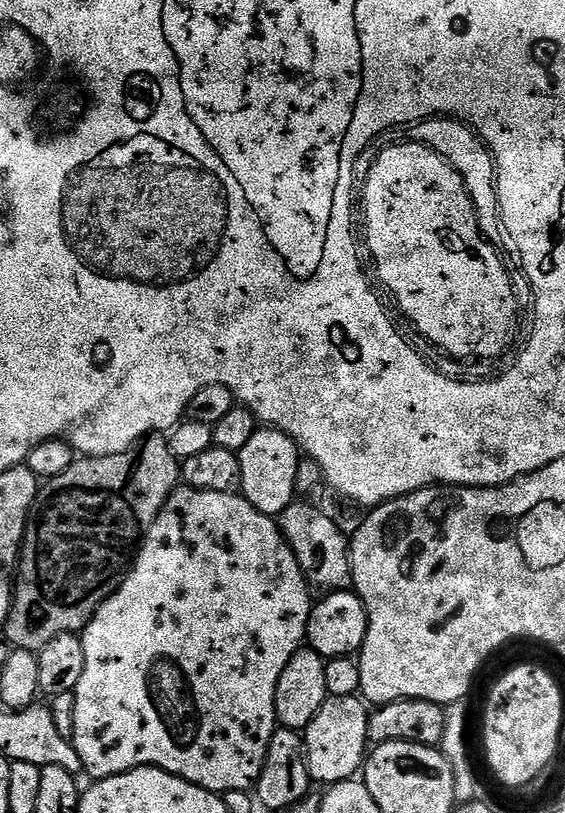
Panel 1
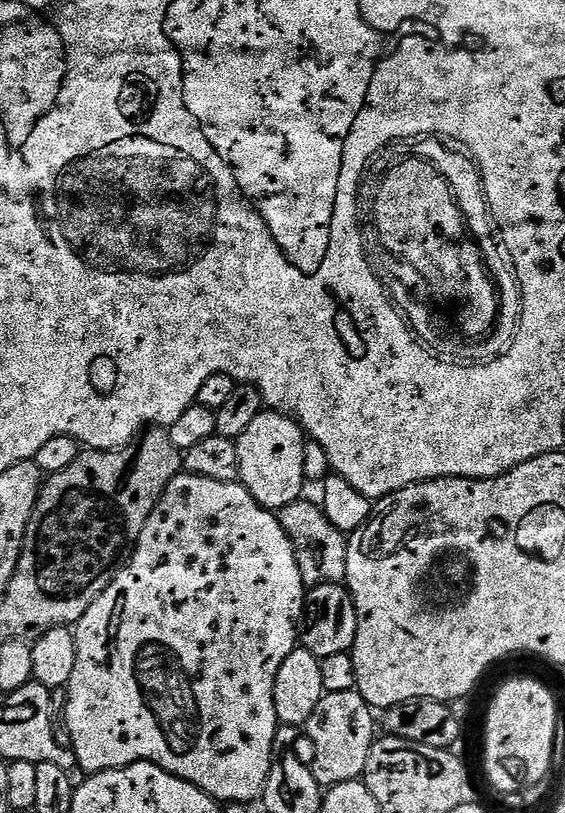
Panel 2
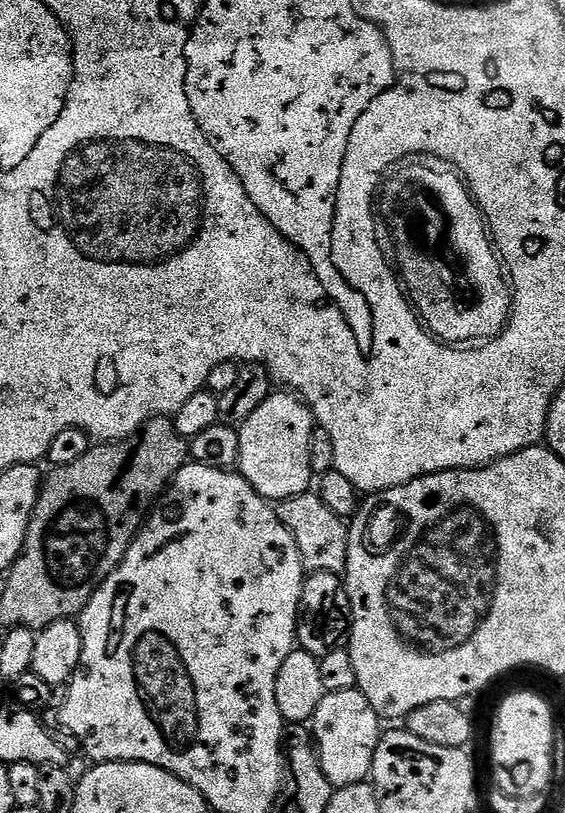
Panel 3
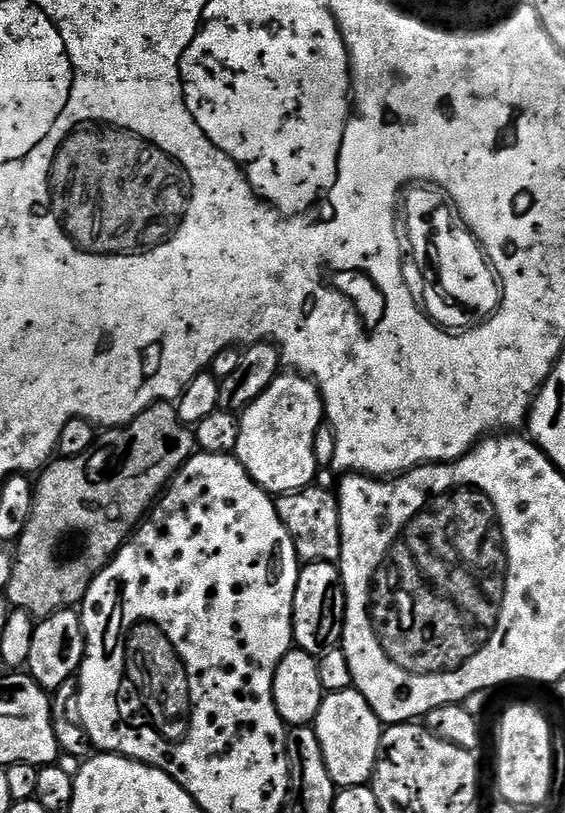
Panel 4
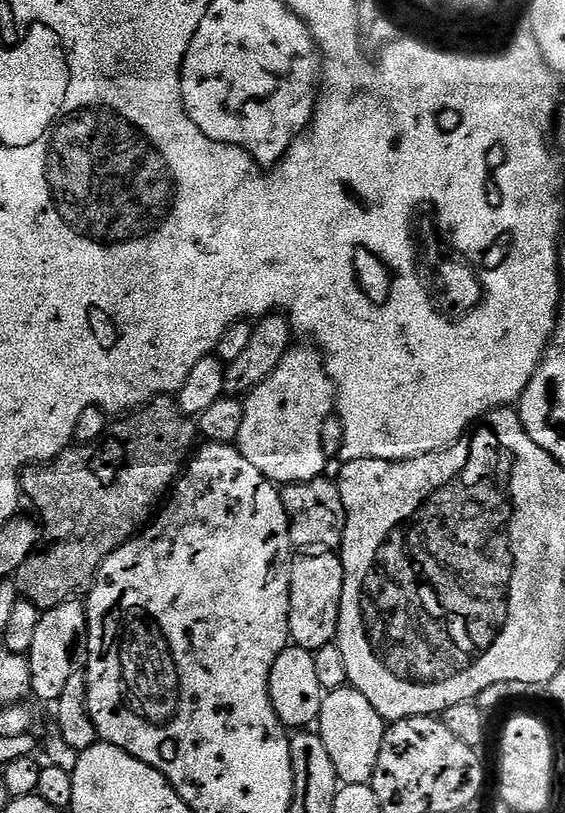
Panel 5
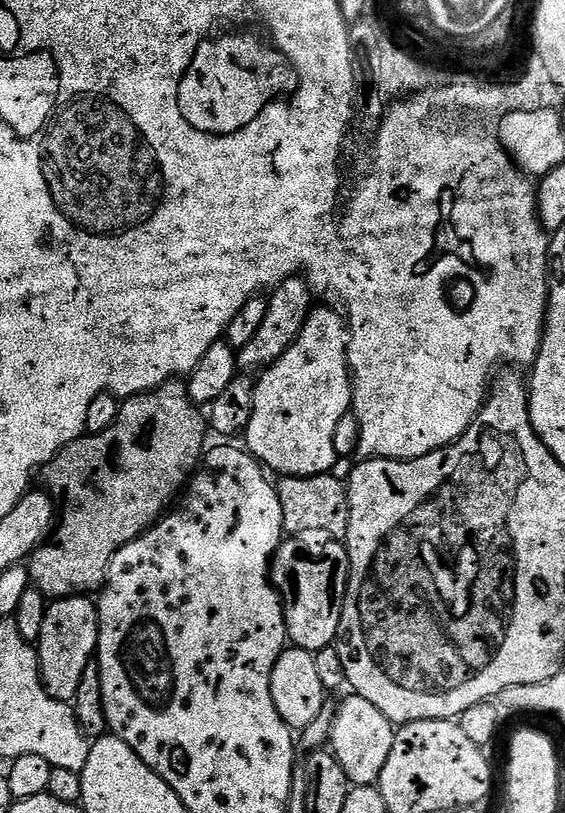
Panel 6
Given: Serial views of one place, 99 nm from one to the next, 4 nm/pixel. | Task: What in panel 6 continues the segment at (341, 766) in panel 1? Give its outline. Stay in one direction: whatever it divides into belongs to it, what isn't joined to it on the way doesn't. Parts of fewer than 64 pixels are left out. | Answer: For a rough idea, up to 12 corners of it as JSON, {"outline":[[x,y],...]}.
{"outline":[[348,694],[334,708],[330,751],[349,785],[379,785],[396,728]]}

